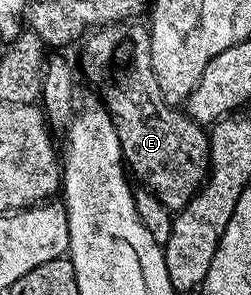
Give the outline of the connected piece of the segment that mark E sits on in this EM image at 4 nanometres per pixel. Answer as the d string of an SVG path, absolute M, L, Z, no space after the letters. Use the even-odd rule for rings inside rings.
M129 20L97 29L91 35L93 38L87 39L84 66L97 92L104 94L108 90L106 109L114 120L124 160L131 173L144 181L141 183L162 200L167 210L179 212L208 177L208 157L212 152L208 146L210 134L187 113L169 106L162 96L158 76L154 76L154 60L150 60L149 27L142 23Z

